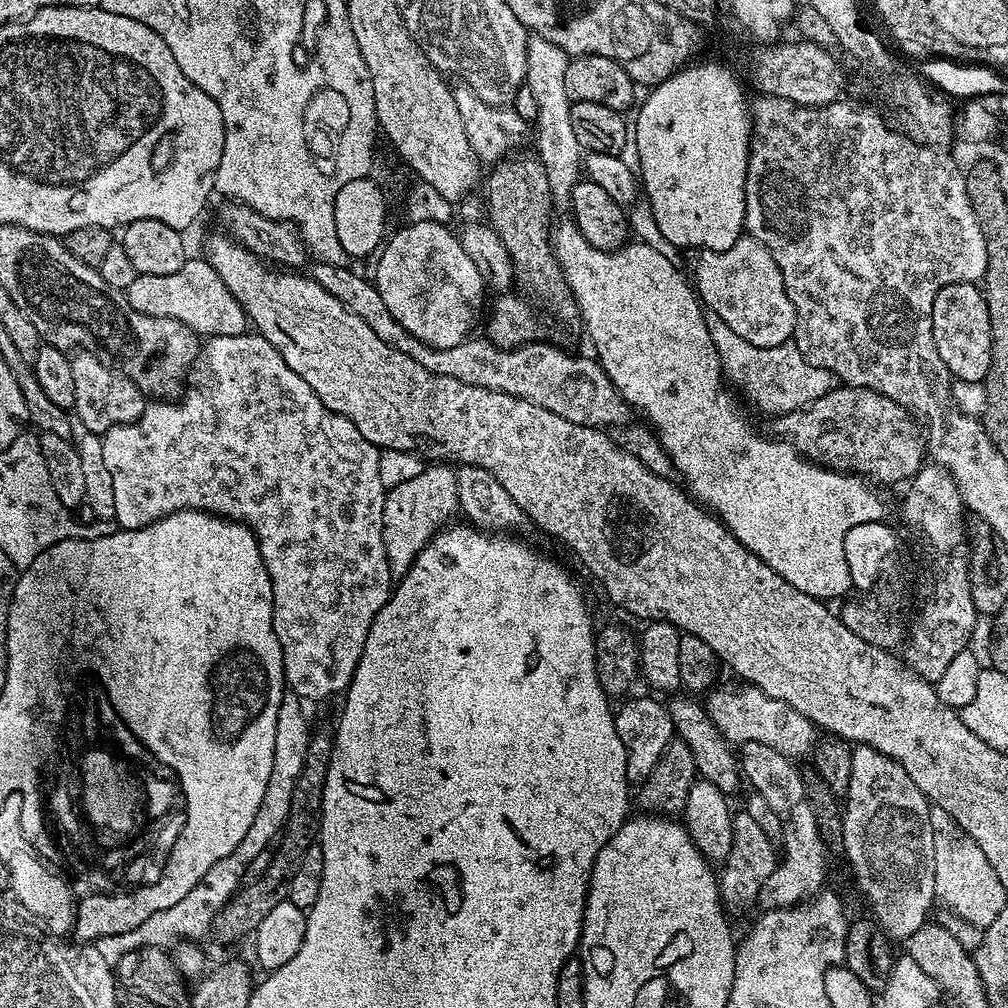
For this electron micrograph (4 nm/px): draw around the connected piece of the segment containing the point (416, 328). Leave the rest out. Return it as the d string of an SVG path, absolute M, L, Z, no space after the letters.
M433 221L409 223L408 228L387 237L386 243L379 249L380 261L376 264L374 283L378 294L382 294L382 302L386 302L386 310L414 334L422 342L435 348L458 346L463 340L473 335L472 327L476 324L476 315L480 312L480 303L484 300L486 285L482 274L478 274L478 266L466 250L462 250L459 235L443 224Z

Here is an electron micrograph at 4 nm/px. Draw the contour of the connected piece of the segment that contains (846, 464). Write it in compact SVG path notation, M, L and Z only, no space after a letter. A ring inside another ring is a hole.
M834 386L807 408L777 416L771 423L773 433L793 444L807 460L871 478L877 485L910 481L926 460L926 441L912 413L869 388Z

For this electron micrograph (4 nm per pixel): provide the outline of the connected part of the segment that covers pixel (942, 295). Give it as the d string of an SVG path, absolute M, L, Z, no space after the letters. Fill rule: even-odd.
M975 283L951 284L938 290L932 311L932 333L938 355L955 379L983 382L988 377L992 361L990 305L987 296Z

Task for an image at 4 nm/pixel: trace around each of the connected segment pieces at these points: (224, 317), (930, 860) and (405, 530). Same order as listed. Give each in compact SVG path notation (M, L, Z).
M189 258L182 270L174 270L174 274L137 275L134 282L126 290L130 306L142 314L150 314L160 318L174 318L186 326L190 326L201 338L213 336L242 336L249 331L250 321L244 307L226 290L226 282L210 266L207 259Z
M864 748L859 753L858 759L854 758L850 762L850 786L846 793L848 801L844 804L844 856L848 859L848 864L852 867L852 872L856 875L856 884L860 887L860 892L864 895L864 900L868 903L871 919L876 921L880 931L884 933L889 941L900 942L907 941L908 937L913 936L915 932L929 919L928 911L936 900L936 891L934 890L934 826L930 826L930 814L933 812L933 805L929 804L928 799L914 786L914 781L910 779L910 774L902 770L898 762L891 760L886 754L882 754L873 748Z
M444 462L426 466L422 474L410 478L410 482L387 489L384 498L384 541L393 577L406 575L418 553L453 519L452 515L457 515L459 507L456 468Z

